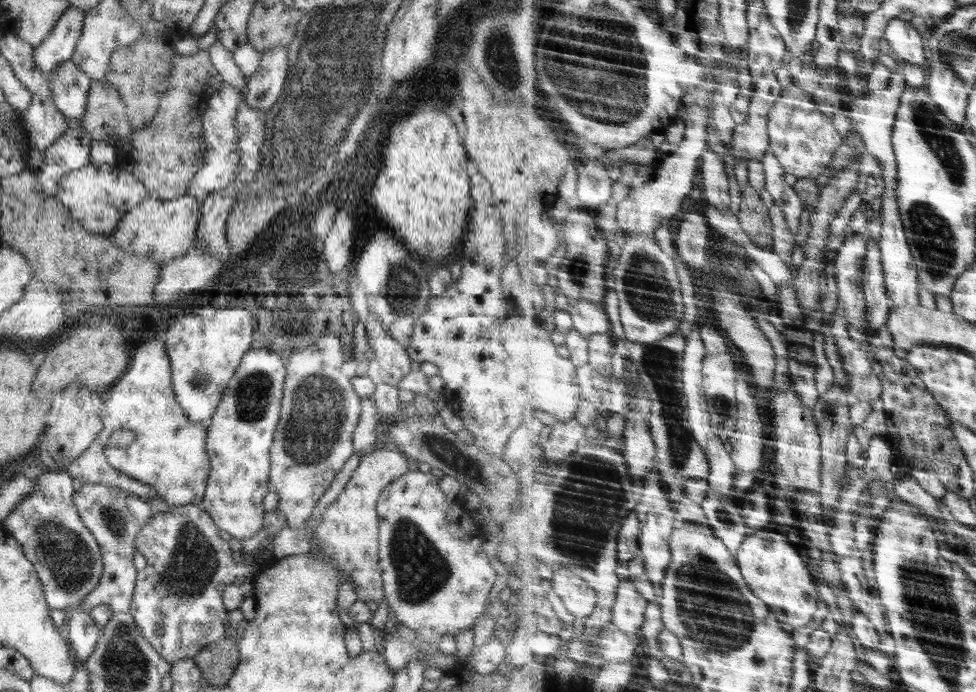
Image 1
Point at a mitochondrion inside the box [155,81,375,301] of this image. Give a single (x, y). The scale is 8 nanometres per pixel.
(274, 176)

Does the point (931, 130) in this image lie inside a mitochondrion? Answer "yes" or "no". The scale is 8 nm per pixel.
yes

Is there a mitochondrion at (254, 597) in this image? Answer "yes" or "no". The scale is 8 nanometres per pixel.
no

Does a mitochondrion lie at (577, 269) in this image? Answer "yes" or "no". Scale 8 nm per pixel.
yes

